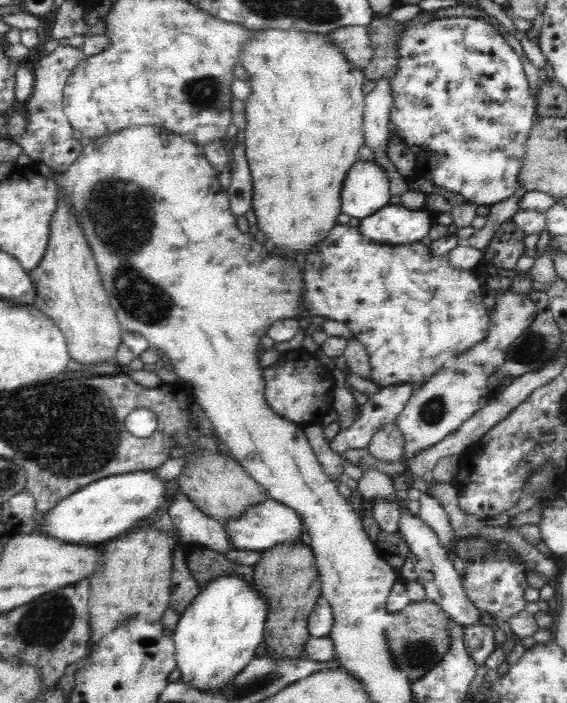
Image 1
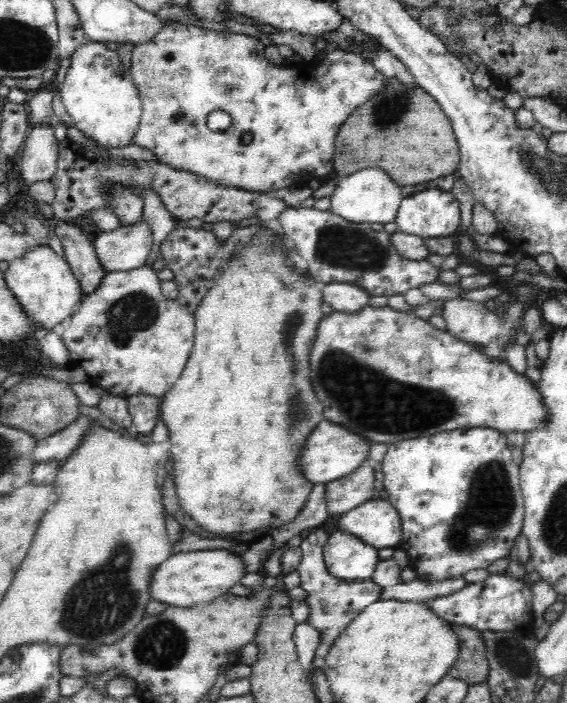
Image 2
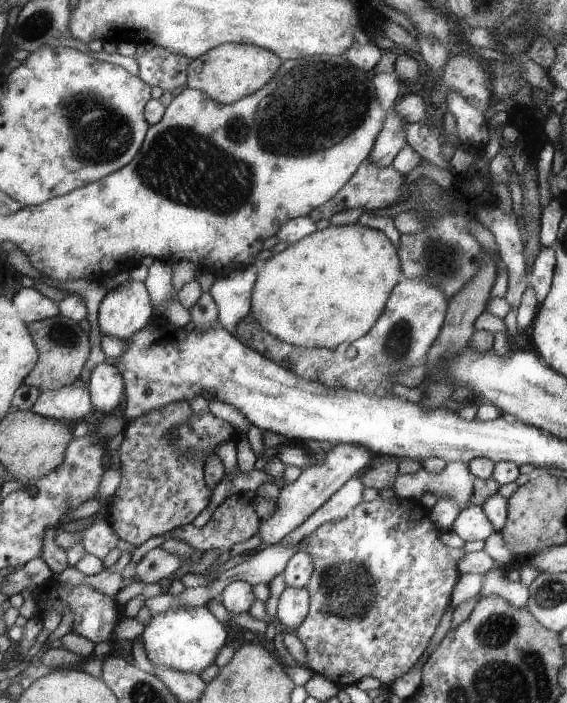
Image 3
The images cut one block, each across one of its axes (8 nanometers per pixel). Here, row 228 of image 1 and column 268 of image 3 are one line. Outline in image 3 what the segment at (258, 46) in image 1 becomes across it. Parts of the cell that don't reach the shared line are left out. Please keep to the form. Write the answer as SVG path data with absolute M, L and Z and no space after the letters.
M349 224L330 226L293 242L263 261L251 288L250 318L279 342L302 348L337 348L366 335L382 315L390 293L398 285L399 258L393 244L379 230Z

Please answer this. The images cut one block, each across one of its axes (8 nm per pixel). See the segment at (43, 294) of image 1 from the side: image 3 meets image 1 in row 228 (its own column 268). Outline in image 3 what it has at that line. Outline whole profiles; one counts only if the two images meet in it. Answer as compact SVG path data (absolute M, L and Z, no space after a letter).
M222 43L190 62L186 69L186 87L206 93L219 104L232 104L259 91L278 71L279 64L282 64L279 57L259 46Z

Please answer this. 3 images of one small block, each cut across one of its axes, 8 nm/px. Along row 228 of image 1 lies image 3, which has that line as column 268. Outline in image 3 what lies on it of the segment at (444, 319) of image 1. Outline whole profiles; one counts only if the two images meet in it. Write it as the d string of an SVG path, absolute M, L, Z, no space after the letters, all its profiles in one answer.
M405 277L390 293L386 308L383 308L379 319L375 320L374 327L355 342L339 344L337 348L302 348L279 342L251 319L250 313L237 322L235 332L239 342L246 348L266 357L281 368L291 370L295 376L315 380L319 384L325 384L327 388L343 388L375 396L388 396L389 388L394 382L385 374L405 370L427 353L427 348L437 339L445 323L448 305L448 297L443 294L443 290L435 288L429 280Z

